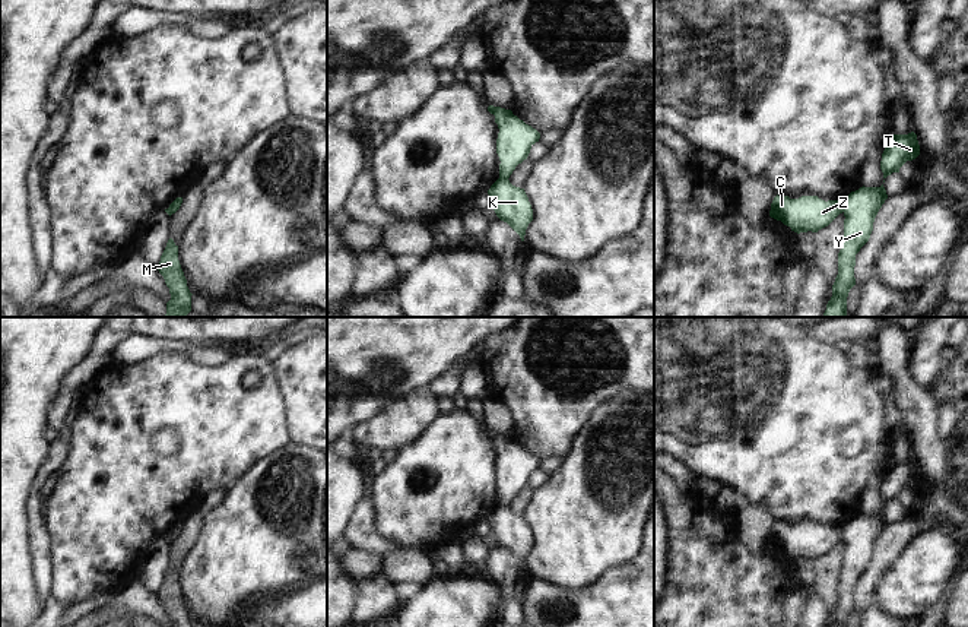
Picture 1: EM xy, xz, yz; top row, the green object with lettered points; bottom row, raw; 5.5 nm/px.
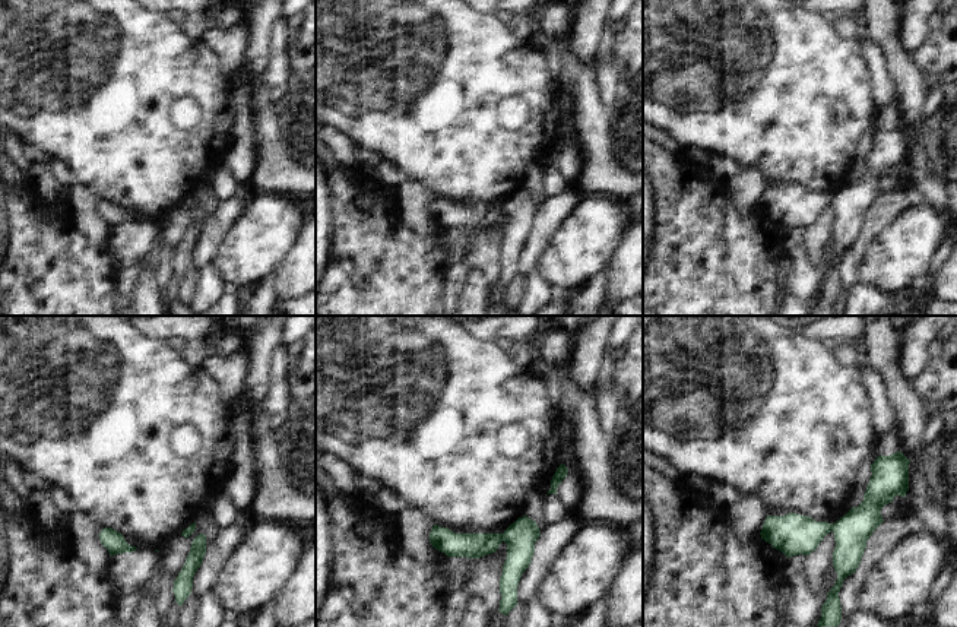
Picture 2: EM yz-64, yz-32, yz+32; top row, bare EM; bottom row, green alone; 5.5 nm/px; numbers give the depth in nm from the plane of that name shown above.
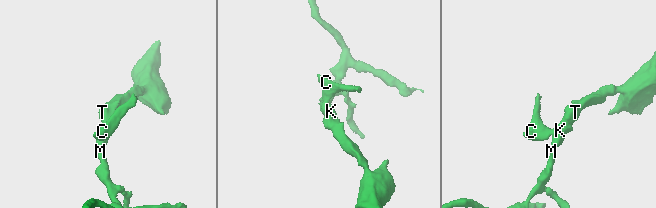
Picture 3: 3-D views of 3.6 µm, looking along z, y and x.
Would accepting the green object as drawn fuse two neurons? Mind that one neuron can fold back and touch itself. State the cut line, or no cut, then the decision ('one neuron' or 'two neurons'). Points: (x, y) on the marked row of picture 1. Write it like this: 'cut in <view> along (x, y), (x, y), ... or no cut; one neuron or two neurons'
cut in yz along (841, 200), (844, 211); two neurons

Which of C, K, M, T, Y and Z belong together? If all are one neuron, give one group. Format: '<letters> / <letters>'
C Z / K M T Y

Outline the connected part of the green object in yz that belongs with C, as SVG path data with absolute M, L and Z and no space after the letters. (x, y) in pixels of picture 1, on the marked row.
M775 196L771 203L769 216L790 227L791 231L818 232L828 227L840 213L844 212L842 200L822 200L818 196Z

